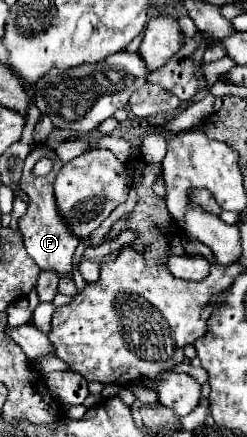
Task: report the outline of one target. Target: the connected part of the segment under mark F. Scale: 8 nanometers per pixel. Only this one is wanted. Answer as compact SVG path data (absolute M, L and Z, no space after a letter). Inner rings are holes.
M36 145L32 149L32 153L26 157L24 161L24 169L22 169L22 179L20 179L20 187L22 191L28 195L28 211L24 213L24 217L18 221L18 227L22 231L22 237L24 237L24 245L26 245L26 251L28 255L34 259L34 263L42 269L42 271L54 271L60 279L62 277L70 277L72 275L72 255L74 255L74 249L78 247L80 239L74 237L66 225L62 223L62 217L58 215L58 209L56 209L56 201L54 201L54 189L52 189L52 181L56 177L56 173L60 171L62 163L56 159L54 151L46 145ZM40 159L50 159L54 163L52 171L46 175L46 177L36 177L32 173L34 165L40 161Z

